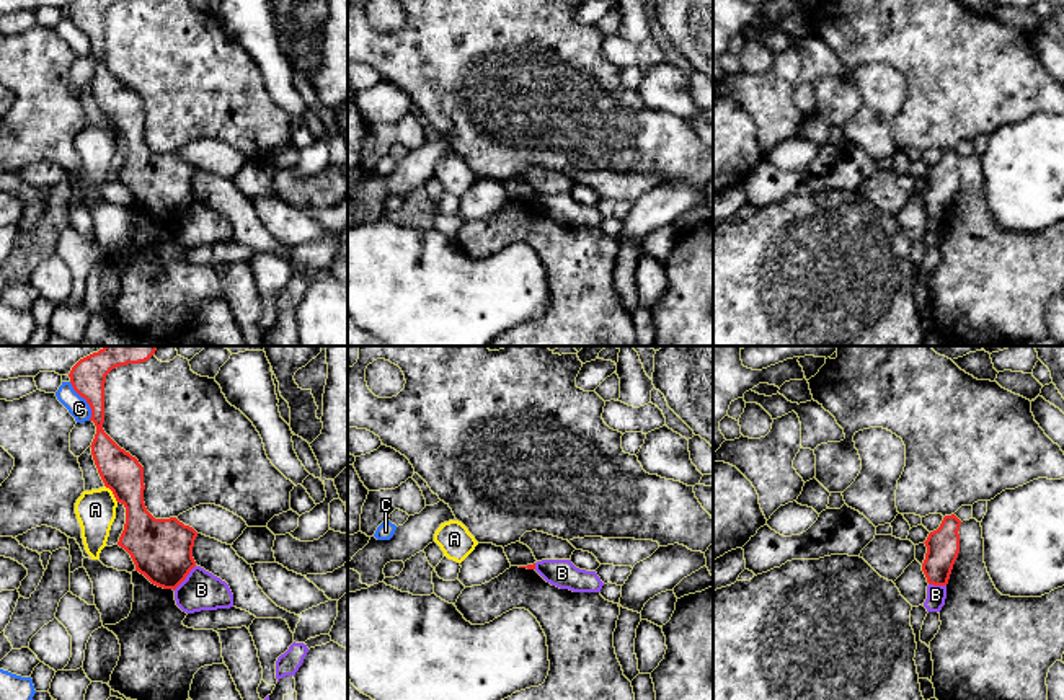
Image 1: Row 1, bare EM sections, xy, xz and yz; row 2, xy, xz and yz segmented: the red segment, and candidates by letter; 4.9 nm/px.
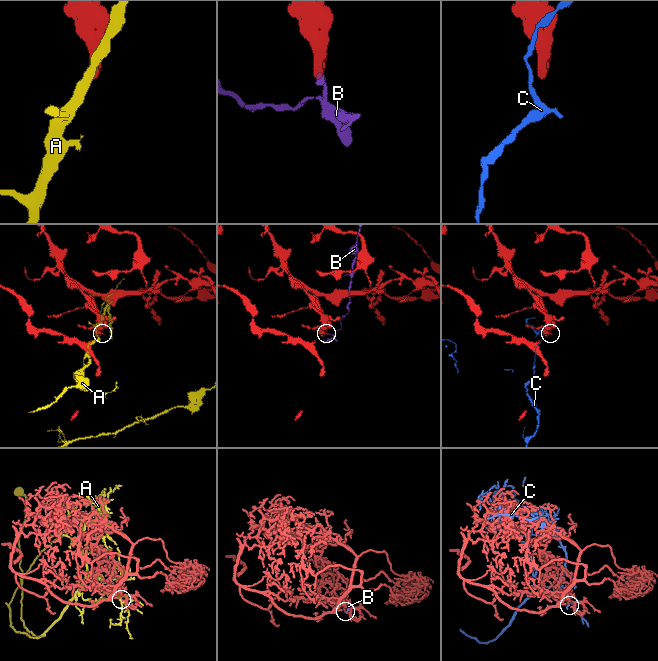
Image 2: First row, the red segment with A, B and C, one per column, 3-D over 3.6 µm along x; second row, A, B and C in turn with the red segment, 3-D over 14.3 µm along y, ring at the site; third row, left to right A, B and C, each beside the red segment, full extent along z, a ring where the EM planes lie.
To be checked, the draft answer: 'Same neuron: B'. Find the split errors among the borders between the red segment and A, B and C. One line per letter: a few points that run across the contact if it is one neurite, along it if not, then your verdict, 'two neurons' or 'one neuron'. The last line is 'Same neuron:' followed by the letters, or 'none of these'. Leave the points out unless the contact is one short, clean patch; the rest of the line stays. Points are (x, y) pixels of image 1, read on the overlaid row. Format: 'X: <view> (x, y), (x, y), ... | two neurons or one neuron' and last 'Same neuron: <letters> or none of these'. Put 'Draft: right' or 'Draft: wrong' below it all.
A: two neurons
B: xy (195, 565), (173, 589) | two neurons
C: xy (69, 382), (88, 405), (90, 420) | two neurons
Same neuron: none of these
Draft: wrong

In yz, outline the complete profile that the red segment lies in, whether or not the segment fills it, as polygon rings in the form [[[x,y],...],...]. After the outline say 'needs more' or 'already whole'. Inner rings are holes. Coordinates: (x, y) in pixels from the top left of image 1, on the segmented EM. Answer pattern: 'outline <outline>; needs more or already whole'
outline [[[955,514],[945,516],[940,527],[930,532],[924,542],[927,553],[922,571],[929,584],[948,584],[953,565],[960,553],[960,525],[961,521]]]; already whole

